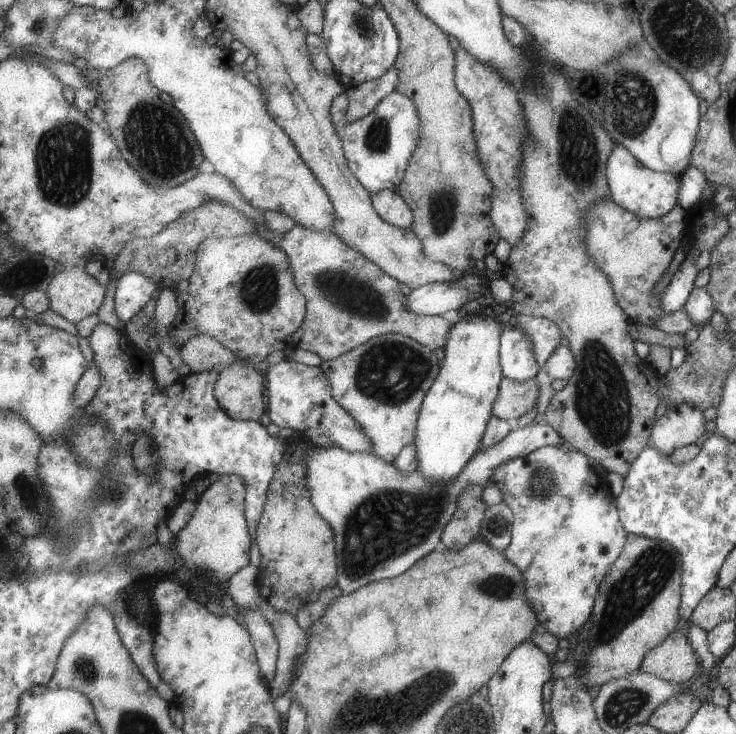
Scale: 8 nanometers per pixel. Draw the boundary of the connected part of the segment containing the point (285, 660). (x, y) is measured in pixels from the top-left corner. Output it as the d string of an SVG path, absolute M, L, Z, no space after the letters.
M262 606L261 612L272 628L278 646L274 677L269 684L270 696L275 698L288 690L295 659L306 649L307 634L289 613L267 606Z

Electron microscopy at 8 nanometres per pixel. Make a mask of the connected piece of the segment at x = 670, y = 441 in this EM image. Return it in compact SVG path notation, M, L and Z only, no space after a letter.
M691 403L675 405L654 420L647 446L669 456L675 449L693 444L703 434L703 413Z

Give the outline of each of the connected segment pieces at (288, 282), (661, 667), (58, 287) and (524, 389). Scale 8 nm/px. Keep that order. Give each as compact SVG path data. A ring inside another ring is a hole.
M256 233L250 235L237 235L236 237L207 237L199 244L197 253L194 257L194 269L188 279L187 290L184 293L176 293L177 304L179 305L179 315L169 326L169 334L167 336L169 341L174 341L177 347L182 347L186 339L194 337L195 335L205 335L217 339L227 350L230 350L236 360L248 362L249 365L255 365L273 351L282 351L285 347L290 346L290 340L293 334L298 330L299 325L302 324L306 314L305 302L302 293L298 287L294 285L294 277L290 269L290 261L287 255L272 242L261 238Z
M675 631L645 654L637 670L680 685L695 674L697 660L687 638Z
M82 267L59 269L45 292L49 309L74 325L101 308L106 293L107 288L87 275Z
M503 377L498 386L498 396L494 401L491 415L515 423L522 414L535 407L538 394L534 378L515 382Z

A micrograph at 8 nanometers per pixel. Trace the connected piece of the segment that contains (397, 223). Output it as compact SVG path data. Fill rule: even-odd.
M383 189L370 193L374 210L391 226L407 229L413 220L413 211L398 190Z

